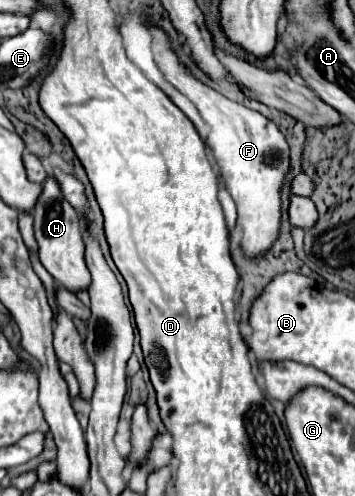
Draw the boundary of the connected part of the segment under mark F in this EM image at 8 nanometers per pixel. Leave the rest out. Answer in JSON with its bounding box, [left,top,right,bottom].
[150,26,288,254]

